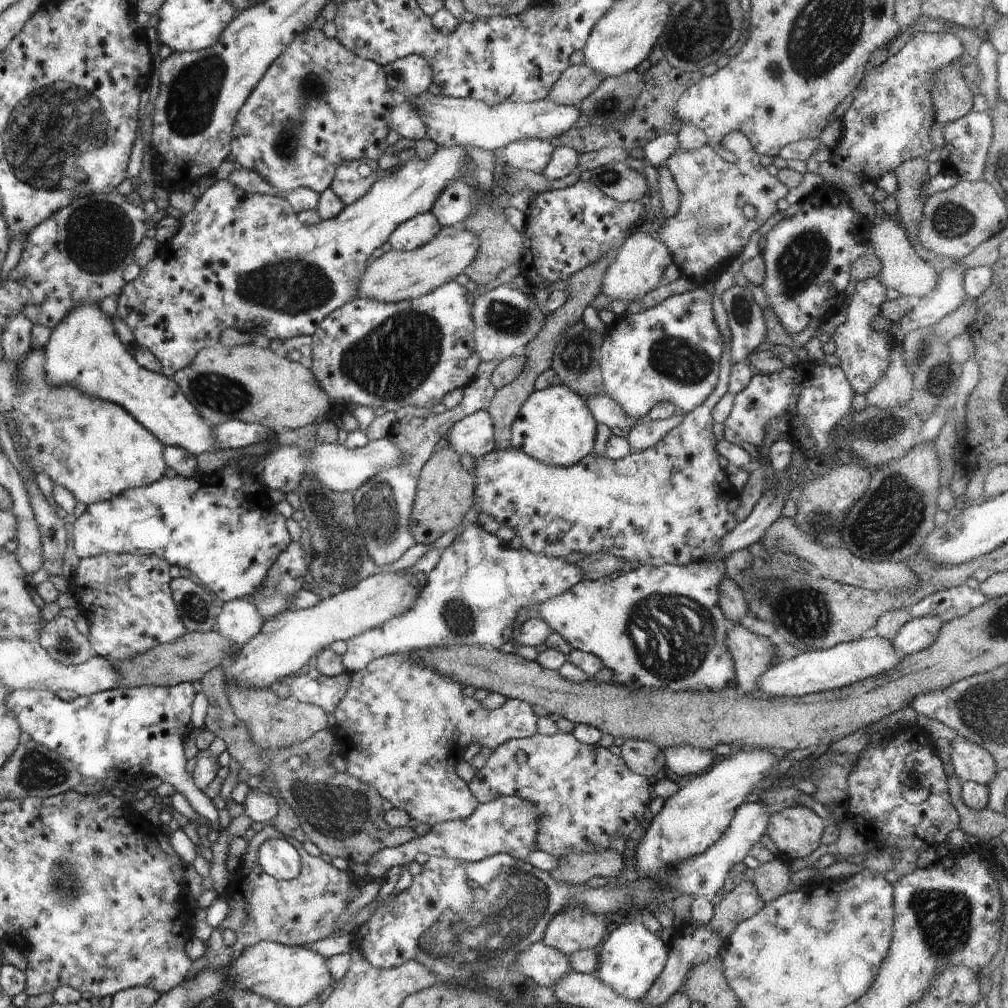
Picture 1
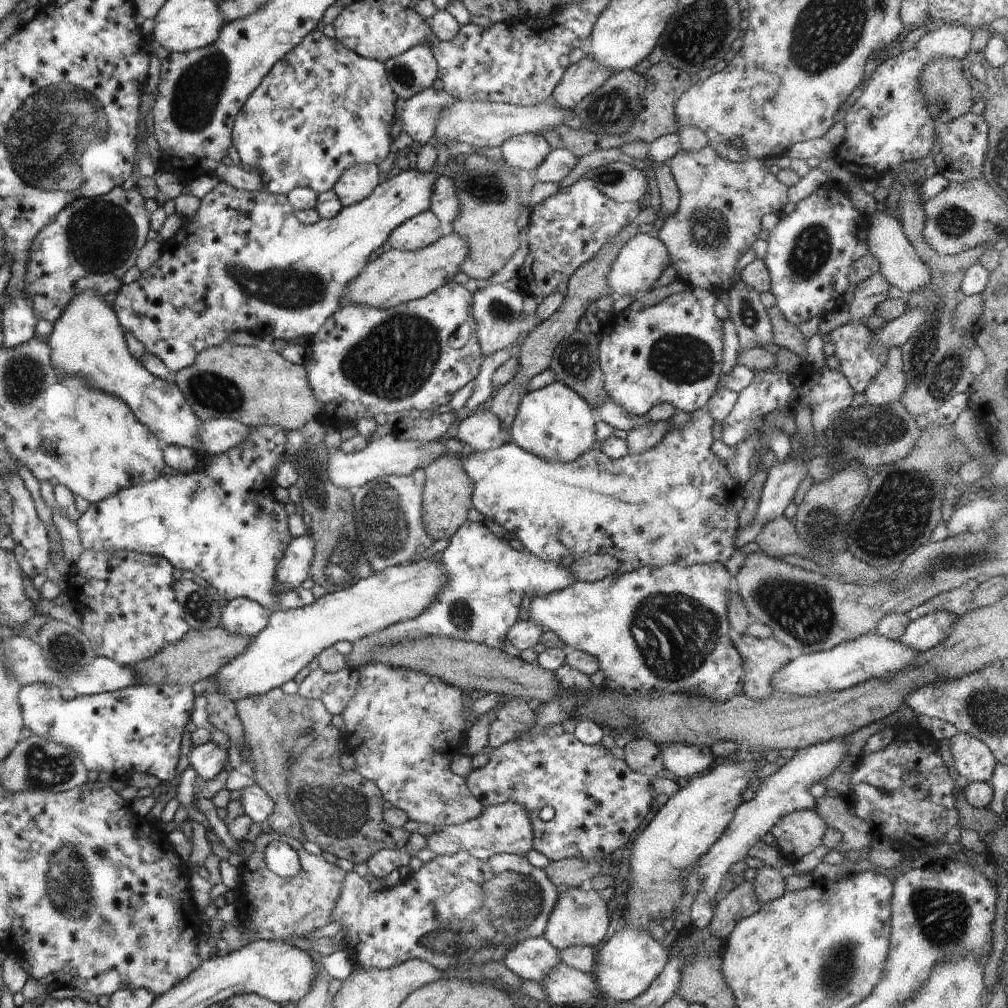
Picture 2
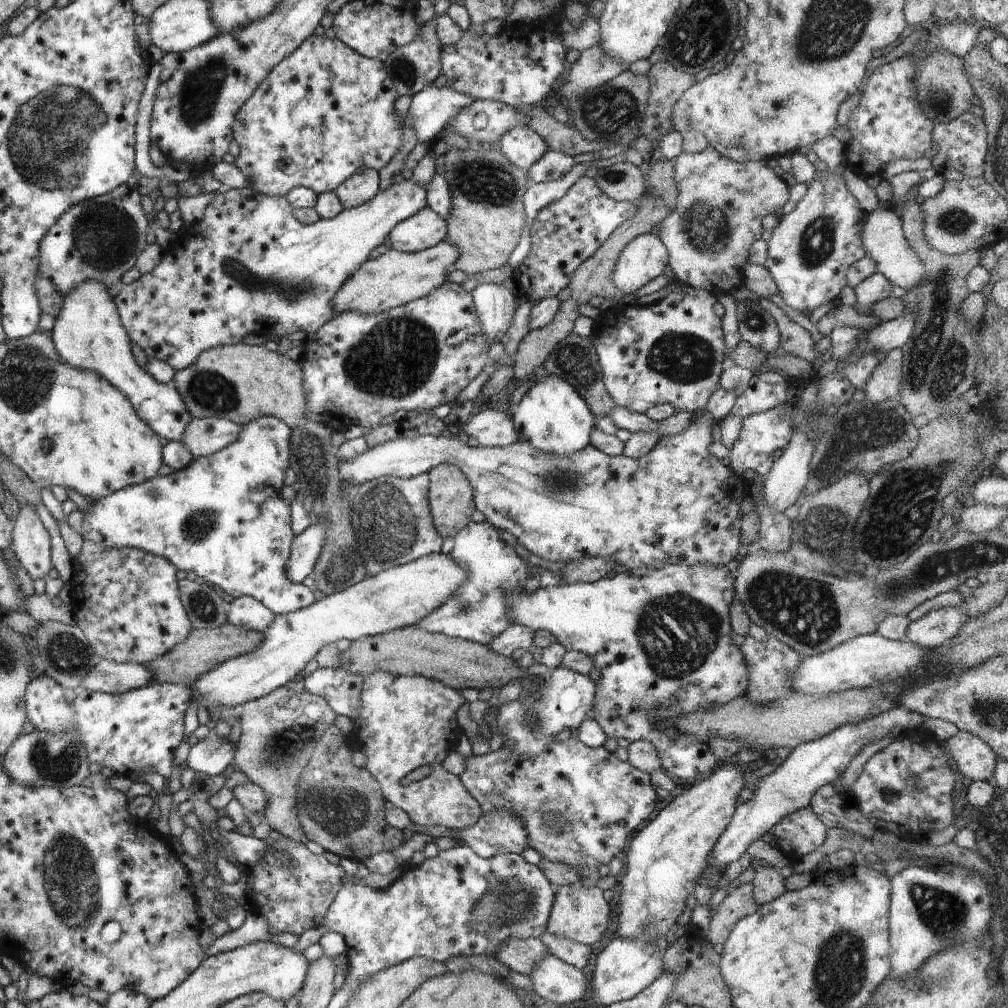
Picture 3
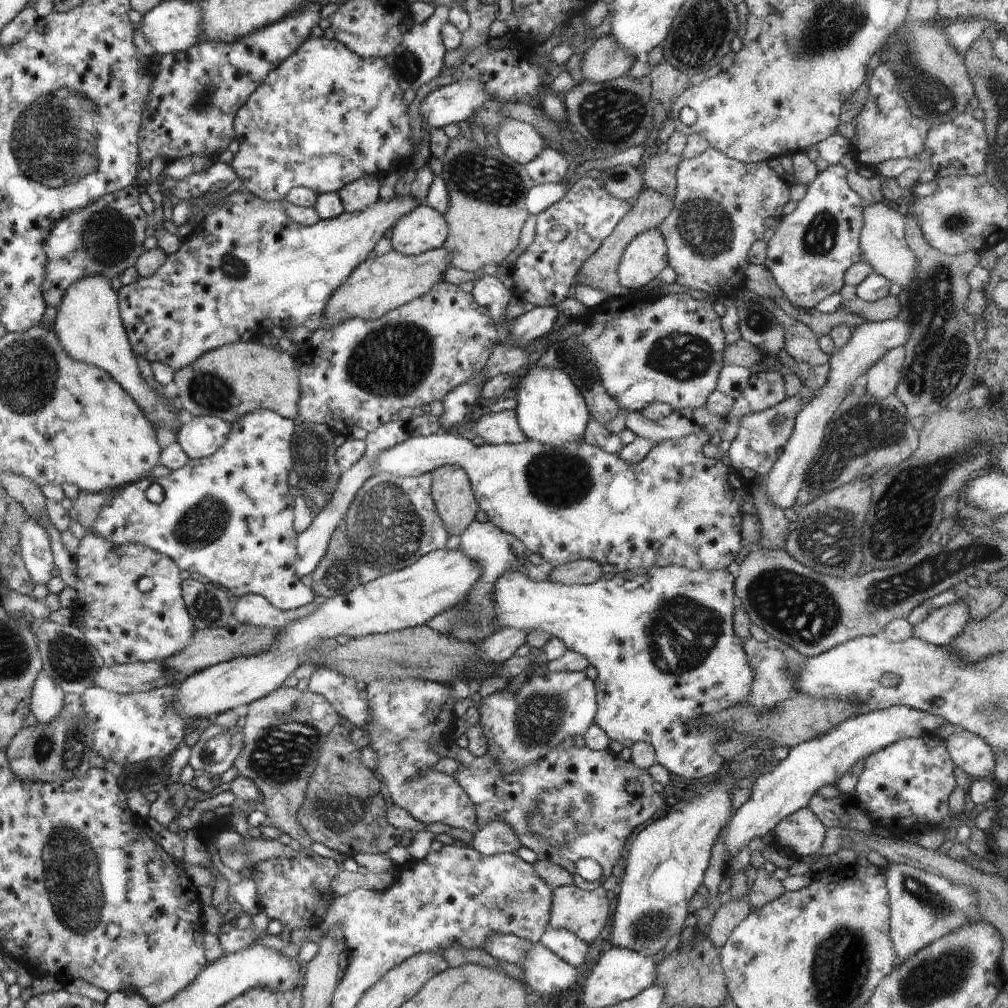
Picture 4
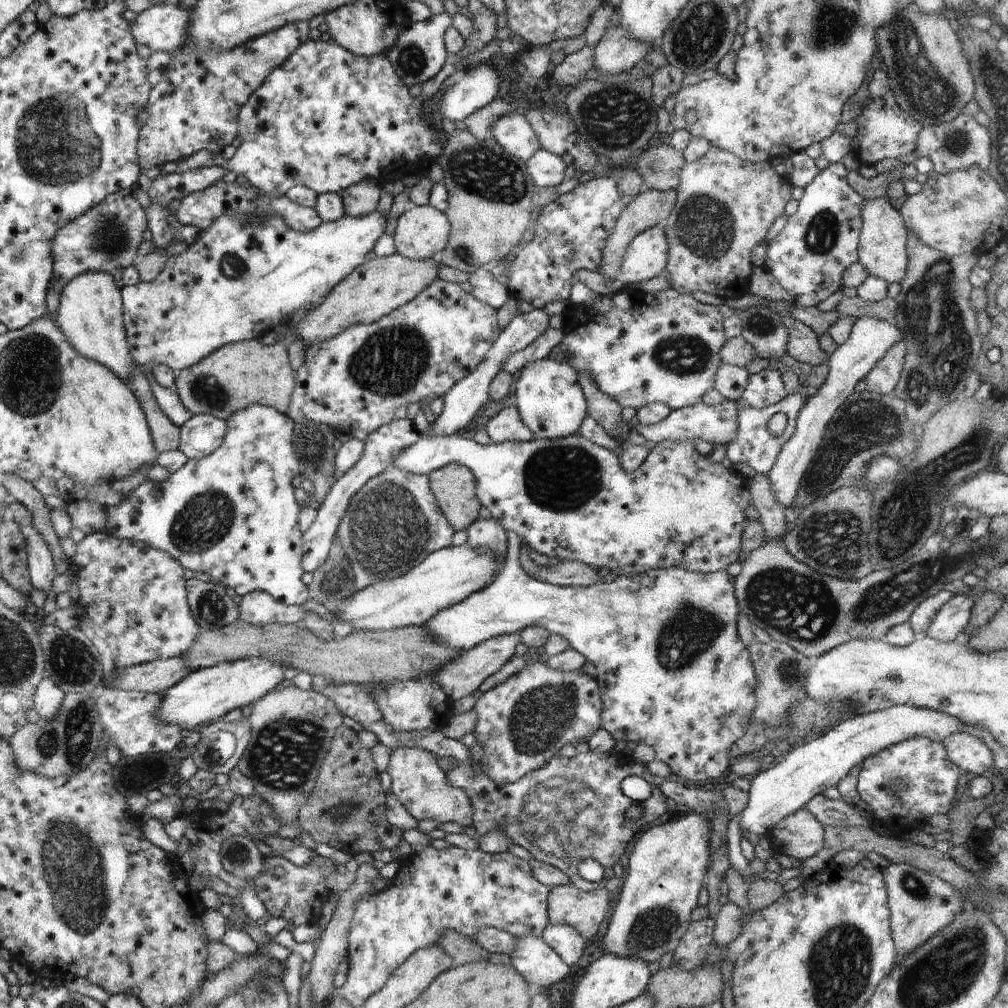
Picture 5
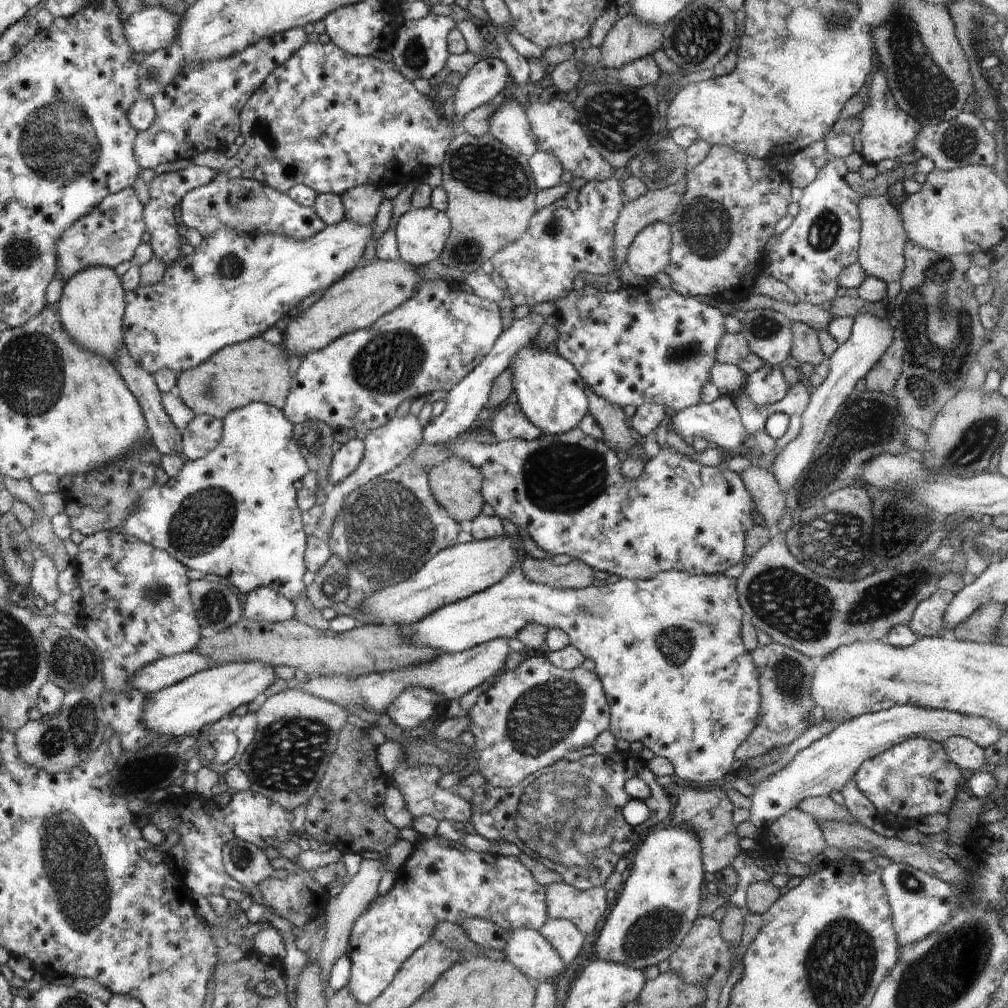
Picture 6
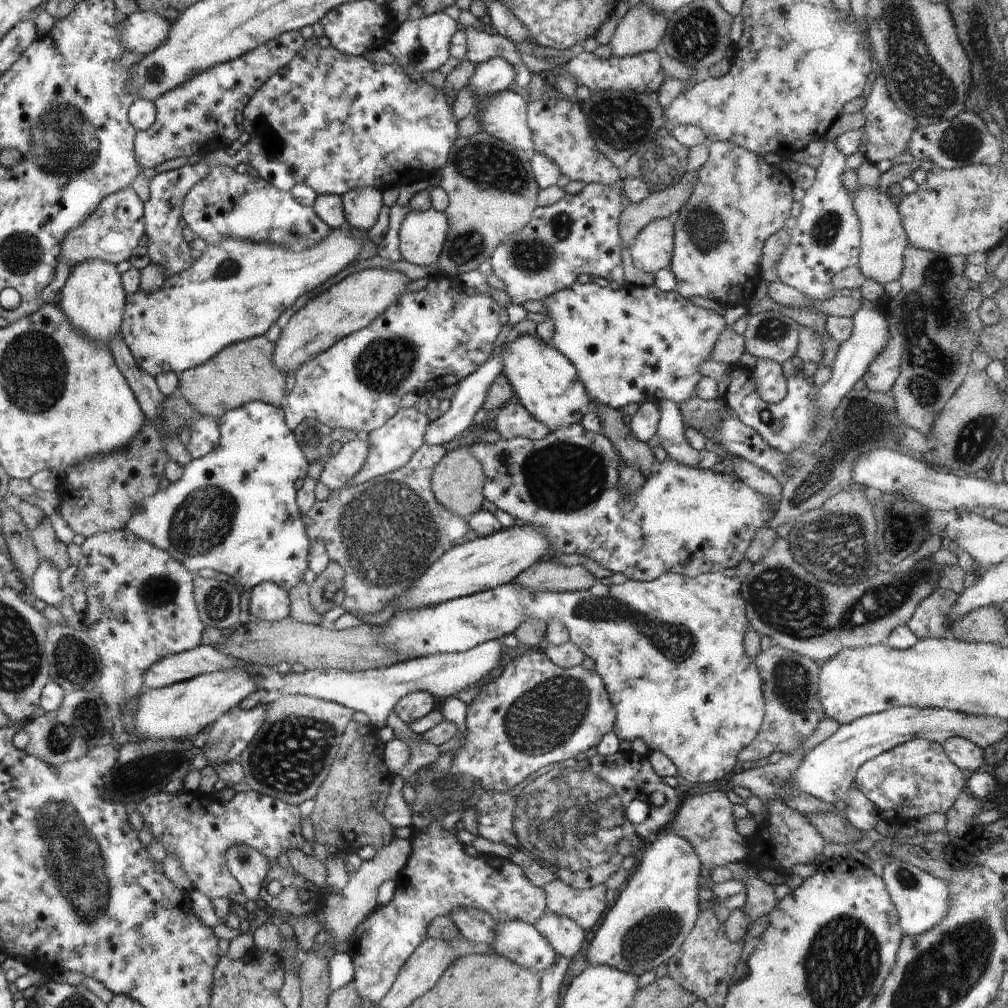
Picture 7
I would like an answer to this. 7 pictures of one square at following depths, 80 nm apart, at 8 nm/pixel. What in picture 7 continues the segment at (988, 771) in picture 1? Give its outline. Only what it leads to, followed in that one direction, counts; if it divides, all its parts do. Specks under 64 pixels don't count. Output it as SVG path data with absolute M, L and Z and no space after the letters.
M952 737L945 740L944 752L949 759L962 770L974 772L984 764L983 749L971 740L962 737Z

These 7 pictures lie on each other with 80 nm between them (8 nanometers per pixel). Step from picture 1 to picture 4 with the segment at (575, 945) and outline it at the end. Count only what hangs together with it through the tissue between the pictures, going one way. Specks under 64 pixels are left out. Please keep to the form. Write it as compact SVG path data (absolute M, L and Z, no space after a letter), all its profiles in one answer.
M574 884L564 885L552 890L551 911L549 914L550 929L566 929L573 932L580 940L589 945L602 932L610 916L608 898L604 887L591 891L582 890Z

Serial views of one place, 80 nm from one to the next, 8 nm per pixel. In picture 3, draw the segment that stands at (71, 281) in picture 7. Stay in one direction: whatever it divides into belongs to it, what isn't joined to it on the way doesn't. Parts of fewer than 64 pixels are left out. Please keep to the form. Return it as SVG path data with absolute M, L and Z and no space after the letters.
M88 280L71 292L50 332L60 361L72 368L96 372L128 398L138 410L138 416L155 430L160 439L183 443L193 419L191 413L178 389L155 380L135 360L131 340L123 328L118 306L114 306L114 302L108 288L98 281Z

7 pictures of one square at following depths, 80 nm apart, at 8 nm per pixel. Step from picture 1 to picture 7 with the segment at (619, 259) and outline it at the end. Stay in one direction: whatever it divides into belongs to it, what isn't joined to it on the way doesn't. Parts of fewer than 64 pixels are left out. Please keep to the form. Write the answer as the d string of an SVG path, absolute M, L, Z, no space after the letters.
M671 218L652 220L636 235L630 252L632 252L633 265L638 270L655 274L660 268L670 268L675 239L674 225L674 220Z

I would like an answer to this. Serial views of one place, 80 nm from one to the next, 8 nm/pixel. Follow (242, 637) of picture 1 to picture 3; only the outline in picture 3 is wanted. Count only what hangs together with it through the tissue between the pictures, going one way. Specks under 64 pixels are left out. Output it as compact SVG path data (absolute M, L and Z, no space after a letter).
M242 596L232 600L229 610L227 623L240 628L263 632L274 622L274 615L262 602Z

